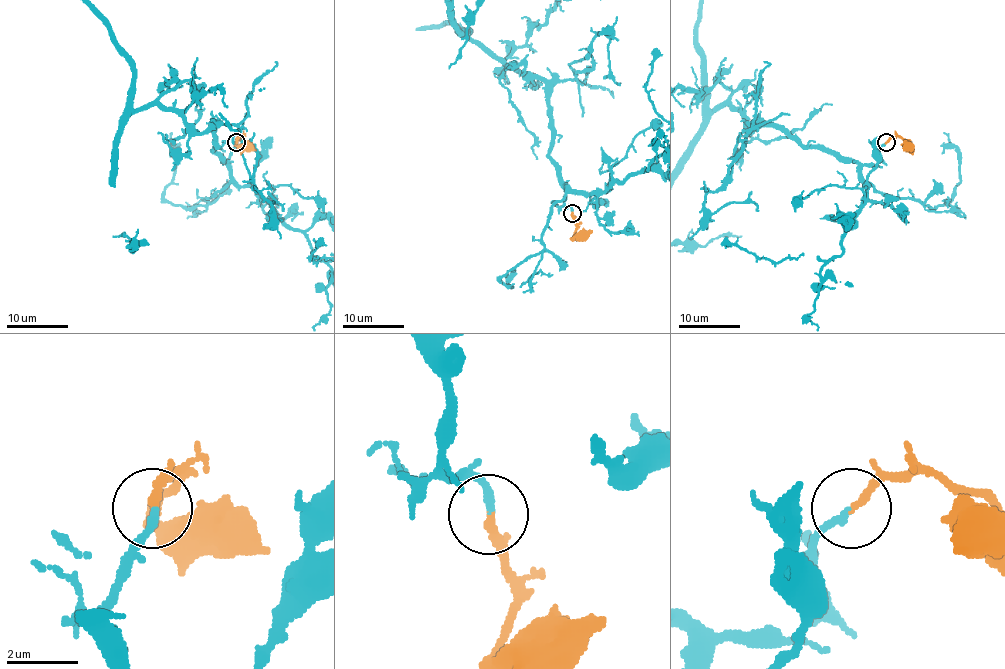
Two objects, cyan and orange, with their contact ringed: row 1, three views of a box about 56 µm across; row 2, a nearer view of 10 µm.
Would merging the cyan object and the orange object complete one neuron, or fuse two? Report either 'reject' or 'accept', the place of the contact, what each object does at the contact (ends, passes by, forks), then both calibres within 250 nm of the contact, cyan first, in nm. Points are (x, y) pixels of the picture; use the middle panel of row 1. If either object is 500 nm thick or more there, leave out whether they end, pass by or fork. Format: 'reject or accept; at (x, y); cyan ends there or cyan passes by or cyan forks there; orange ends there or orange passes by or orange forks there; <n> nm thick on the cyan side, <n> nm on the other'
accept; at (572, 213); cyan ends there; orange ends there; 200 nm thick on the cyan side, 220 nm on the other

